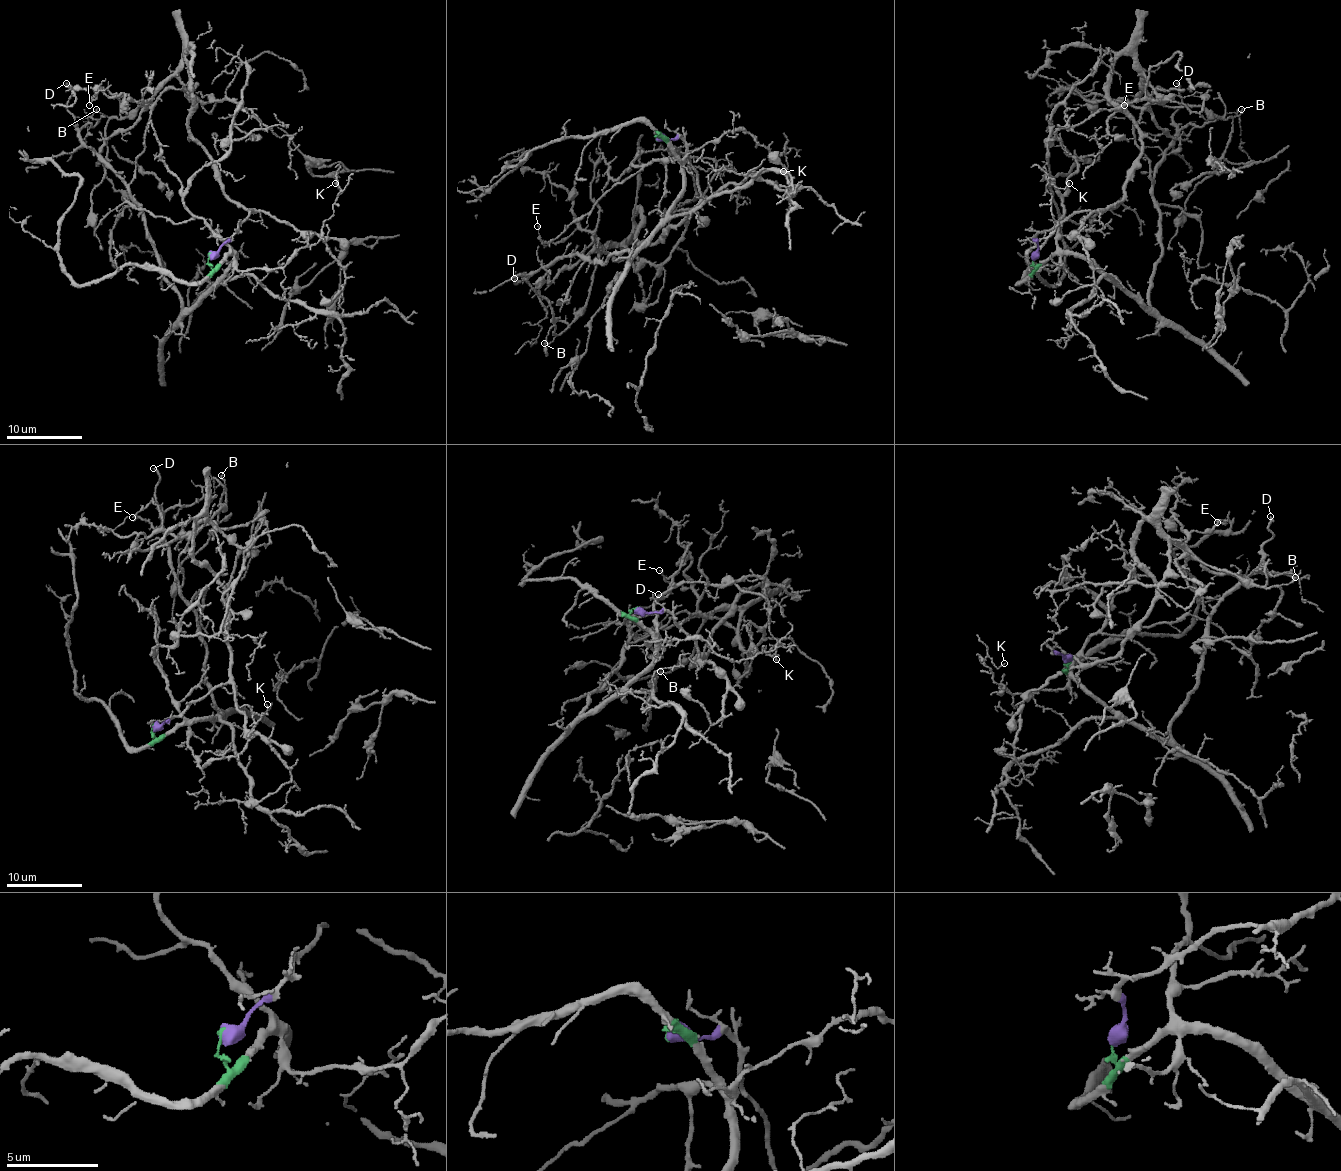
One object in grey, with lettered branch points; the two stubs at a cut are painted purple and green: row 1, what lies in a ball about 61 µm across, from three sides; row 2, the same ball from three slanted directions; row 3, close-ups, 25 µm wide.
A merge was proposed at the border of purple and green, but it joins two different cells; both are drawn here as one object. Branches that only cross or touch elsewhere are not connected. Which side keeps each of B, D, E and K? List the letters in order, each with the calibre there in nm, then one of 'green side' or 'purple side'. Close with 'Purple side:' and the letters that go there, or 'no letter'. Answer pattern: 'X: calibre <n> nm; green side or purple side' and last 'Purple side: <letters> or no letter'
B: calibre 160 nm; purple side
D: calibre 240 nm; green side
E: calibre 130 nm; purple side
K: calibre 100 nm; green side
Purple side: B, E

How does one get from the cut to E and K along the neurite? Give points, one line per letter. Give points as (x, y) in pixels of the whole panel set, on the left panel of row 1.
E: (210, 254), (252, 210), (227, 195), (216, 161), (191, 133), (186, 54), (146, 107), (99, 88), (90, 105)
K: (210, 254), (212, 267), (227, 256), (240, 271), (282, 267), (321, 237), (342, 192), (334, 182)

